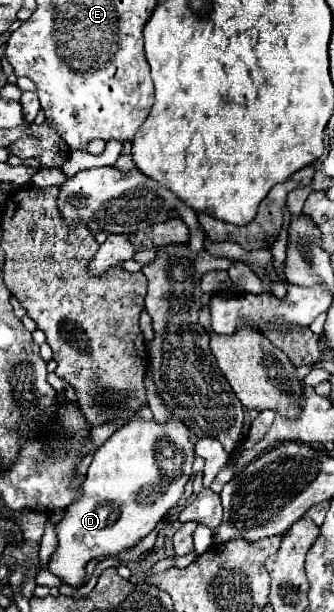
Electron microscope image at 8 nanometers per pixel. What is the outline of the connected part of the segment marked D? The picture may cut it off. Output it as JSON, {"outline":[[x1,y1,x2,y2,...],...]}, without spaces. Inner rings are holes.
{"outline":[[174,415,164,423,156,419,132,417,124,427,120,427,110,439,106,439,92,455,92,463,82,483,82,499,68,507,64,519,58,523,58,549,50,557,50,571,58,575,64,583,72,587,84,585,84,567,90,559,102,555,116,555,122,549,134,547,142,537,146,537,166,513,182,499,184,485,190,479,194,463,194,441,190,439,190,429]]}

